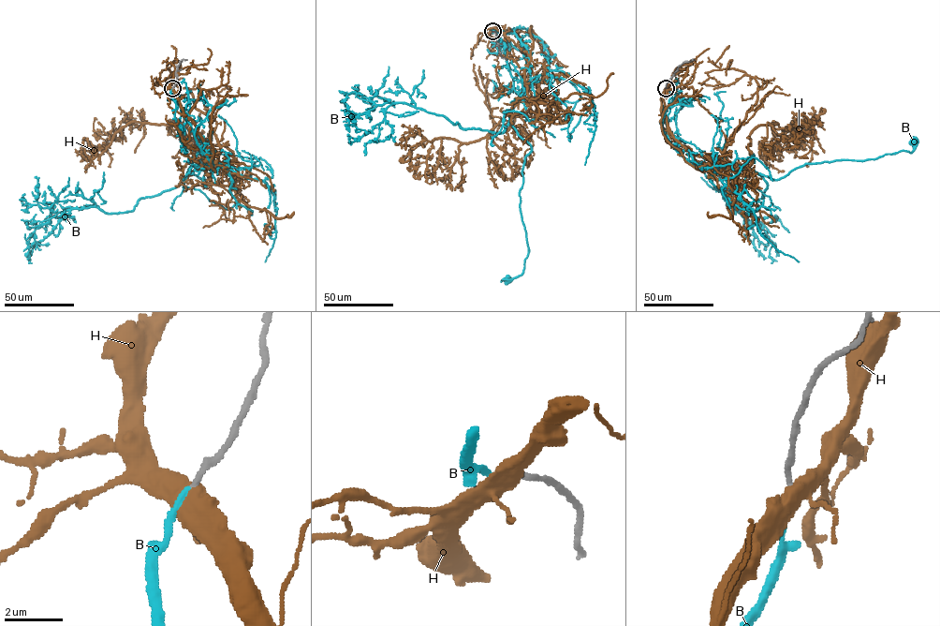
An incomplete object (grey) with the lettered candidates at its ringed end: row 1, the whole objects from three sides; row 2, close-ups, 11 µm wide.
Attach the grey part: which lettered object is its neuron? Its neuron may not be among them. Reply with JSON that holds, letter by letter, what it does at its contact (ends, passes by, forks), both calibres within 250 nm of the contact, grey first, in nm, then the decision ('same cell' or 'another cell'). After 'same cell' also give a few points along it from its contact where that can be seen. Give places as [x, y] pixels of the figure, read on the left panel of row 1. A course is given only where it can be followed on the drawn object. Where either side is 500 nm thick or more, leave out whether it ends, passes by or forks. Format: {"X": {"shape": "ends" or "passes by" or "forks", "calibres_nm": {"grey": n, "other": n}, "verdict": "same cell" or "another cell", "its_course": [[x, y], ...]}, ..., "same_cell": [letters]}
{"B": {"shape": "ends", "calibres_nm": {"grey": 170, "other": 160}, "verdict": "same cell", "its_course": [[172, 88], [181, 141], [199, 162], [190, 171], [210, 179], [199, 161], [209, 154], [194, 152], [188, 142]]}, "H": {"shape": "forks", "calibres_nm": {"grey": 200, "other": 480}, "verdict": "another cell"}, "same_cell": ["B"]}

